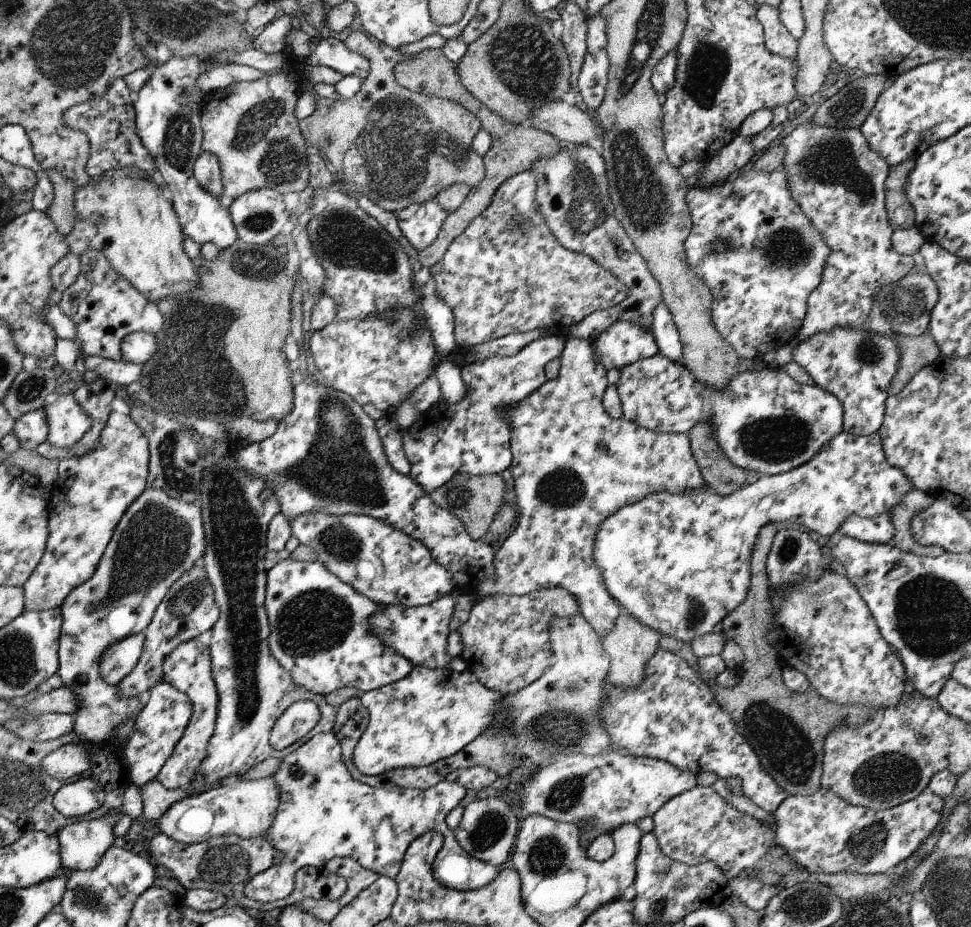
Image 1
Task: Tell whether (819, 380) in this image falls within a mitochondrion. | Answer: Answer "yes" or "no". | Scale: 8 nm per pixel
no

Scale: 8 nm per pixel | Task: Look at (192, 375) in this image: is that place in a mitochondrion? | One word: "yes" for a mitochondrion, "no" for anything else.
yes

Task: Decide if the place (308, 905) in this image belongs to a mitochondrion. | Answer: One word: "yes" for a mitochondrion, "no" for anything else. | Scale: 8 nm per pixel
no

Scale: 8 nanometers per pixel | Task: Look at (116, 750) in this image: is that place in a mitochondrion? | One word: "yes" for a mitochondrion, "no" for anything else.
no

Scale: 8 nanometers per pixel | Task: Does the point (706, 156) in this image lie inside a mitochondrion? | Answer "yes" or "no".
no

